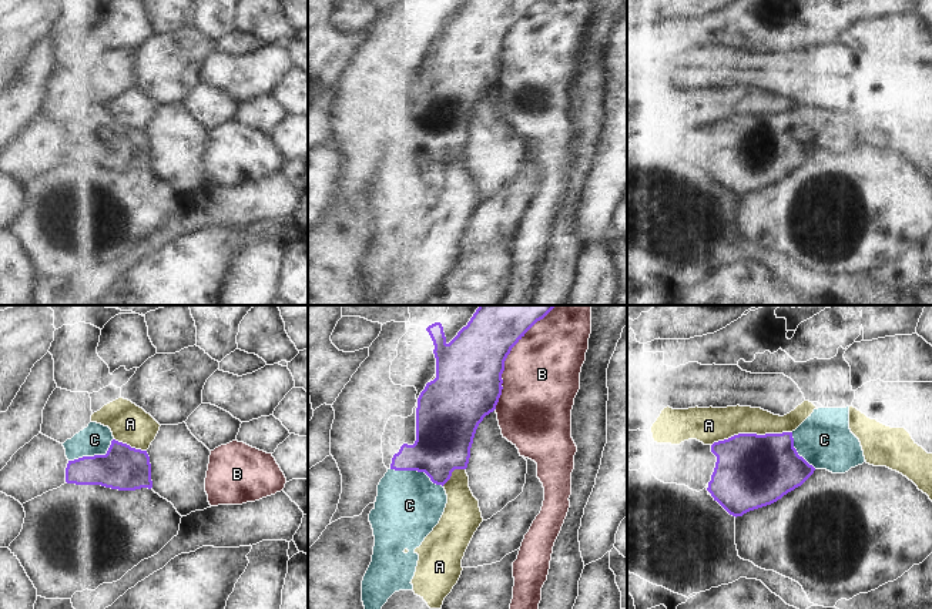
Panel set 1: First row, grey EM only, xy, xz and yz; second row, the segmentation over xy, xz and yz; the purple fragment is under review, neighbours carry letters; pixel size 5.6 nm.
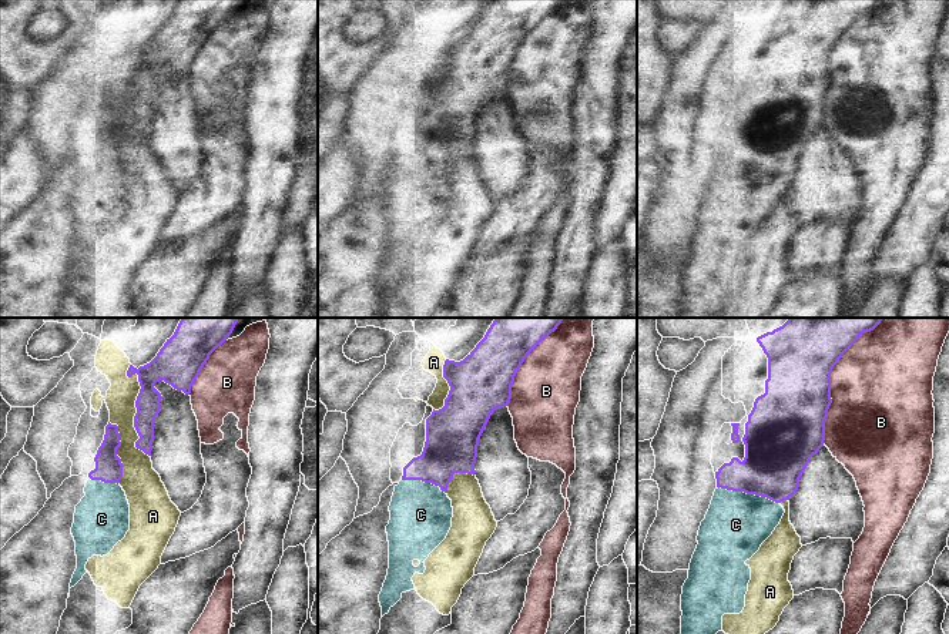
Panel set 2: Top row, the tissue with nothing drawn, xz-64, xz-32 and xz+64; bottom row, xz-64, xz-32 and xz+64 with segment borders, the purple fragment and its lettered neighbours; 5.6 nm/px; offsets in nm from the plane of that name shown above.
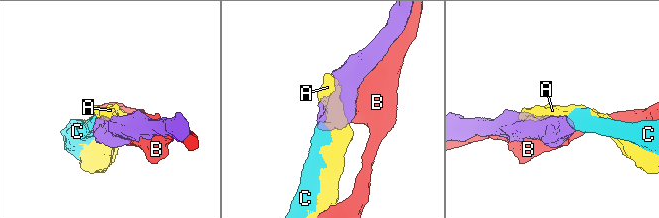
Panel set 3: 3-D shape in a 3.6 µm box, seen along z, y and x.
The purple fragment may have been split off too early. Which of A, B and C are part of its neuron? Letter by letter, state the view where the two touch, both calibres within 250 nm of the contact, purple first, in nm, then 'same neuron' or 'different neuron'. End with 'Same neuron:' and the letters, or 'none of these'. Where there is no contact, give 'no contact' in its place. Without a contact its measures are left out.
A: contact in yz; calibres 420 and 200 nm; different neuron
B: contact in xz; calibres 380 and 440 nm; different neuron
C: contact in xz; calibres 320 and 380 nm; same neuron
Same neuron: C

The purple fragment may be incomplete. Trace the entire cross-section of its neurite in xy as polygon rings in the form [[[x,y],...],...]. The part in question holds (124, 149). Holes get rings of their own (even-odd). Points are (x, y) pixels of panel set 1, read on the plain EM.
[[[90,103],[63,124],[68,140],[66,163],[118,171],[152,168],[147,131],[114,120],[108,107]]]

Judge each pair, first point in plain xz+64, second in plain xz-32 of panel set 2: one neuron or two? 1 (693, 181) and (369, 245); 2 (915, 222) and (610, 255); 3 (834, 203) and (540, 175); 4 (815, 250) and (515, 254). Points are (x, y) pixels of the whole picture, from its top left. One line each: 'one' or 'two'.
1: two
2: two
3: two
4: two

